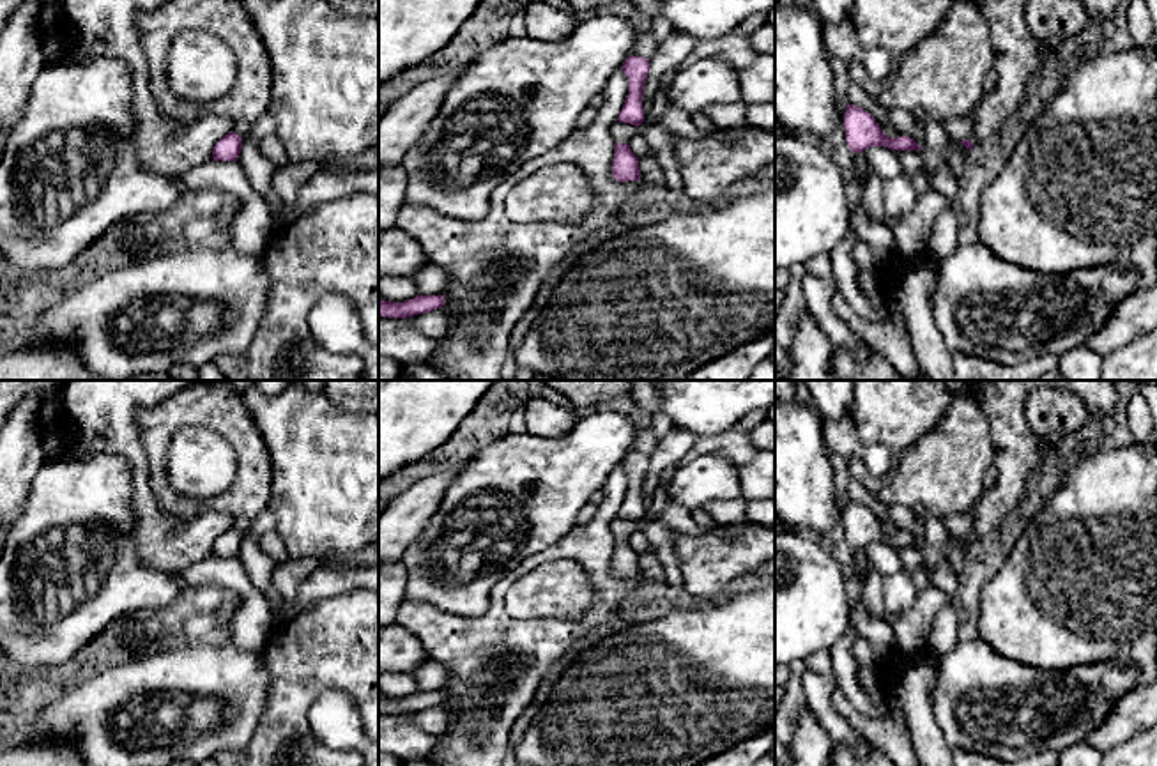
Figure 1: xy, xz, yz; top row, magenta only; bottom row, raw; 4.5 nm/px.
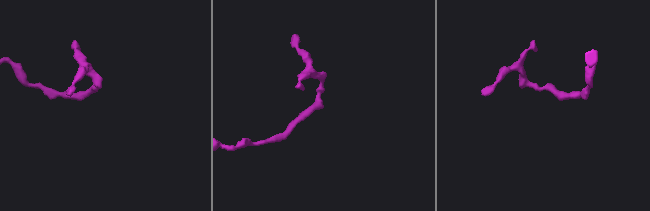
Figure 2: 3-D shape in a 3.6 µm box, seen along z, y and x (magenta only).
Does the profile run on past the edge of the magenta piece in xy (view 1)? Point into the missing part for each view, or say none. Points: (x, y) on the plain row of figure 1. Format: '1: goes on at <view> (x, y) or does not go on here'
1: does not go on here

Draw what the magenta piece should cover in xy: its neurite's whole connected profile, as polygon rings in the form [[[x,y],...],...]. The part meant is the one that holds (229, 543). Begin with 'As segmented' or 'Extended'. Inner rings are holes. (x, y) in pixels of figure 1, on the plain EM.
As segmented. [[[232,527],[225,531],[212,545],[212,555],[216,557],[237,557],[242,543],[242,534]]]

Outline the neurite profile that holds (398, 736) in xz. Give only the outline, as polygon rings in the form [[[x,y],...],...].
[[[379,711],[379,752],[403,761],[425,761],[437,745],[437,736],[428,734],[410,722],[407,715]]]

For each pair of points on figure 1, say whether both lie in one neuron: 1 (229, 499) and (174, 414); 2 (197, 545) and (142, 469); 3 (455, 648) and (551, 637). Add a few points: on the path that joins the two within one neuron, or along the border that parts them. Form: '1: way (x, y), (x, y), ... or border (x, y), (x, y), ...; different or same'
1: way (245, 467), (245, 444), (214, 414), (206, 414); same
2: way (174, 536), (147, 510), (142, 492); same
3: way (478, 648), (487, 648), (503, 639), (528, 639); same

